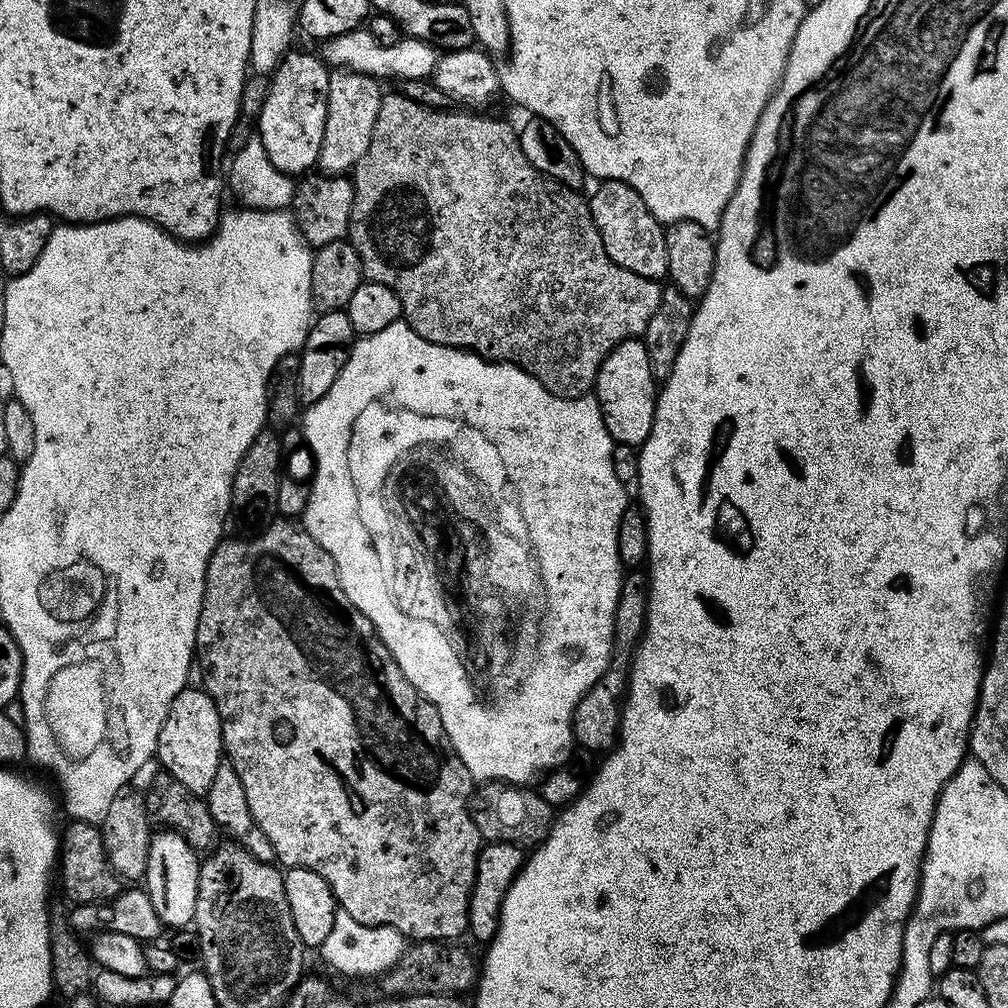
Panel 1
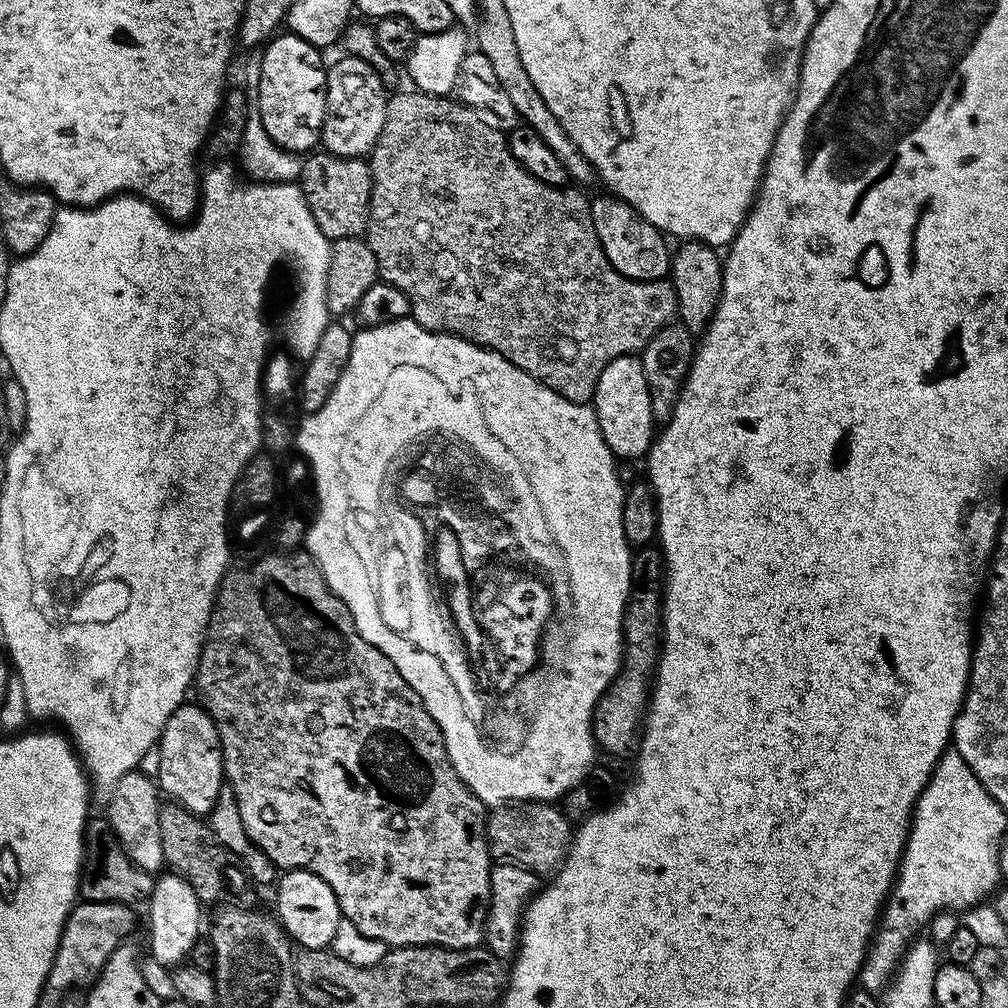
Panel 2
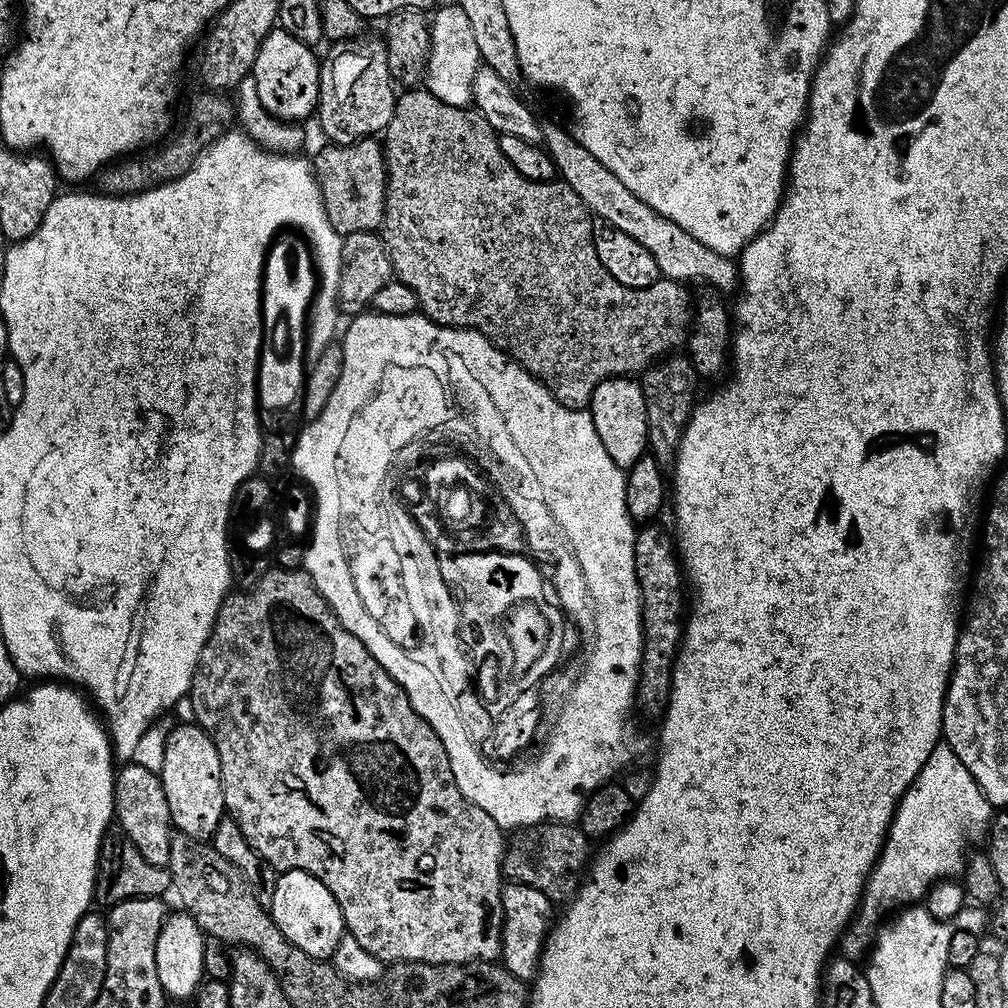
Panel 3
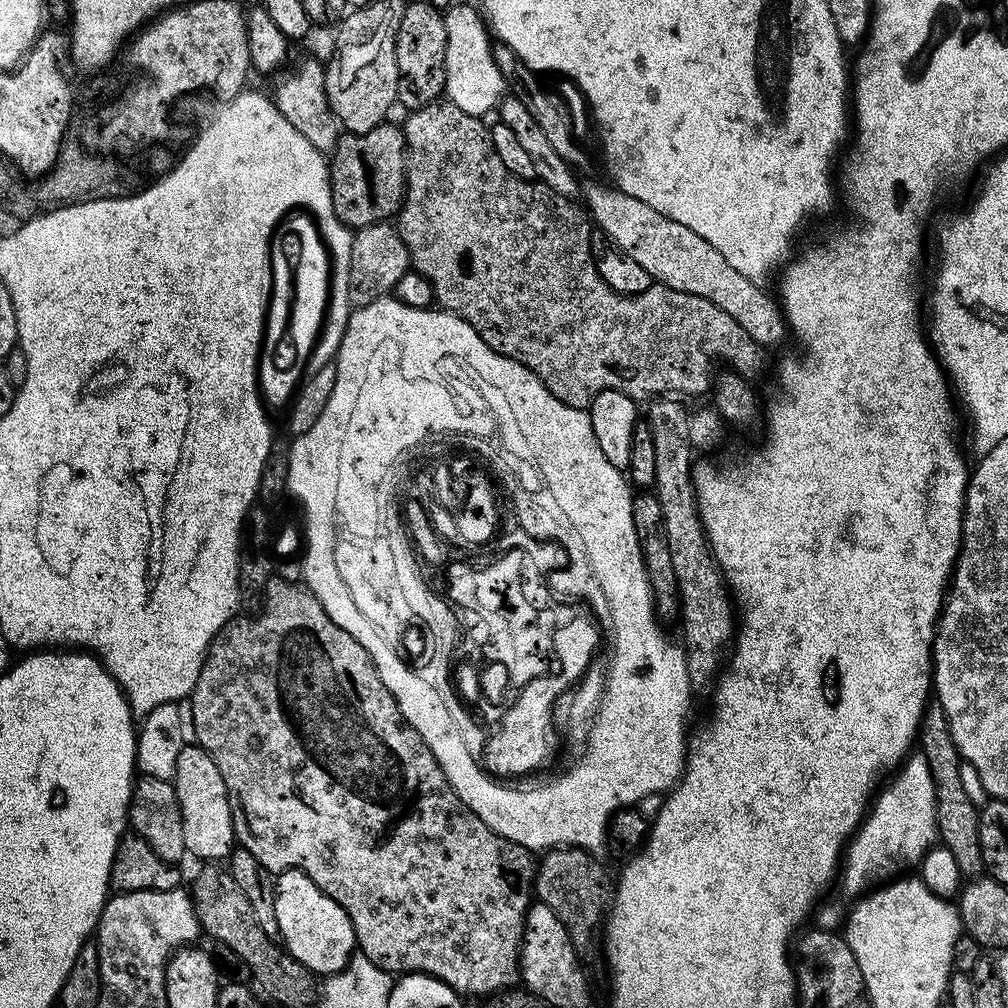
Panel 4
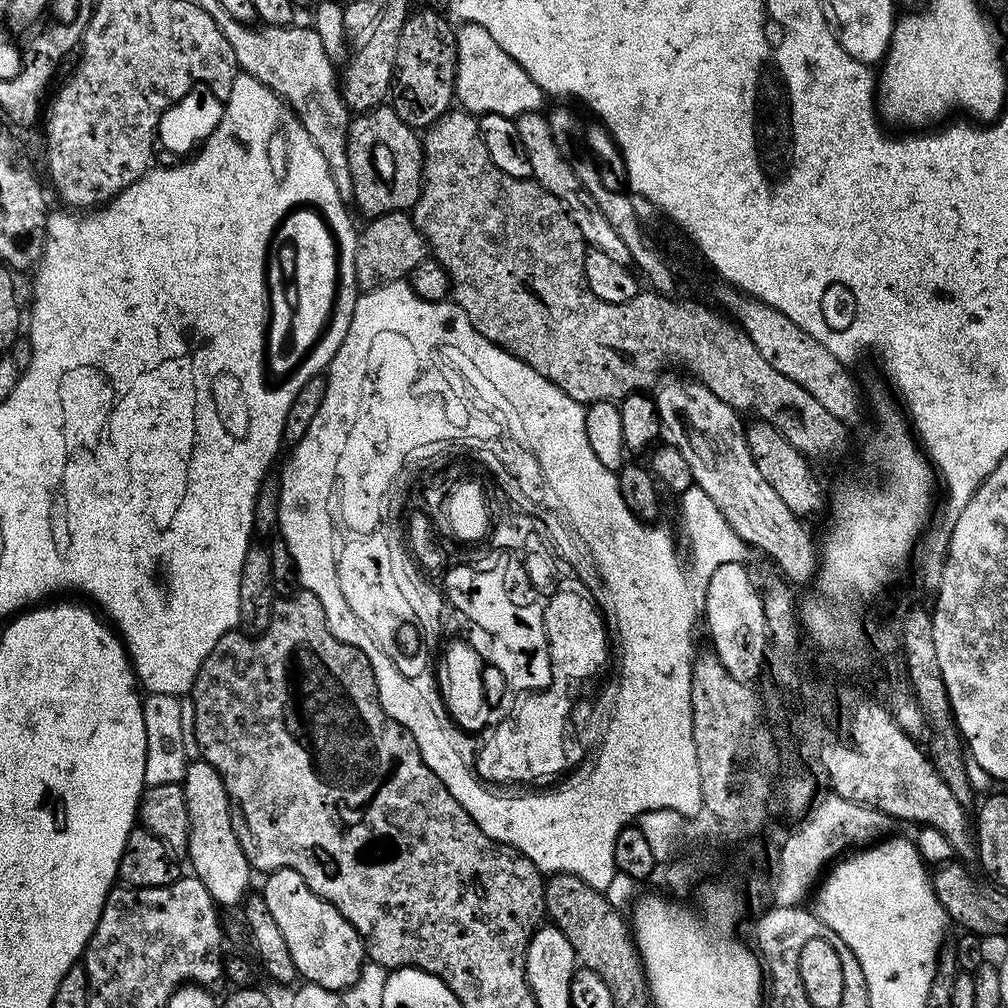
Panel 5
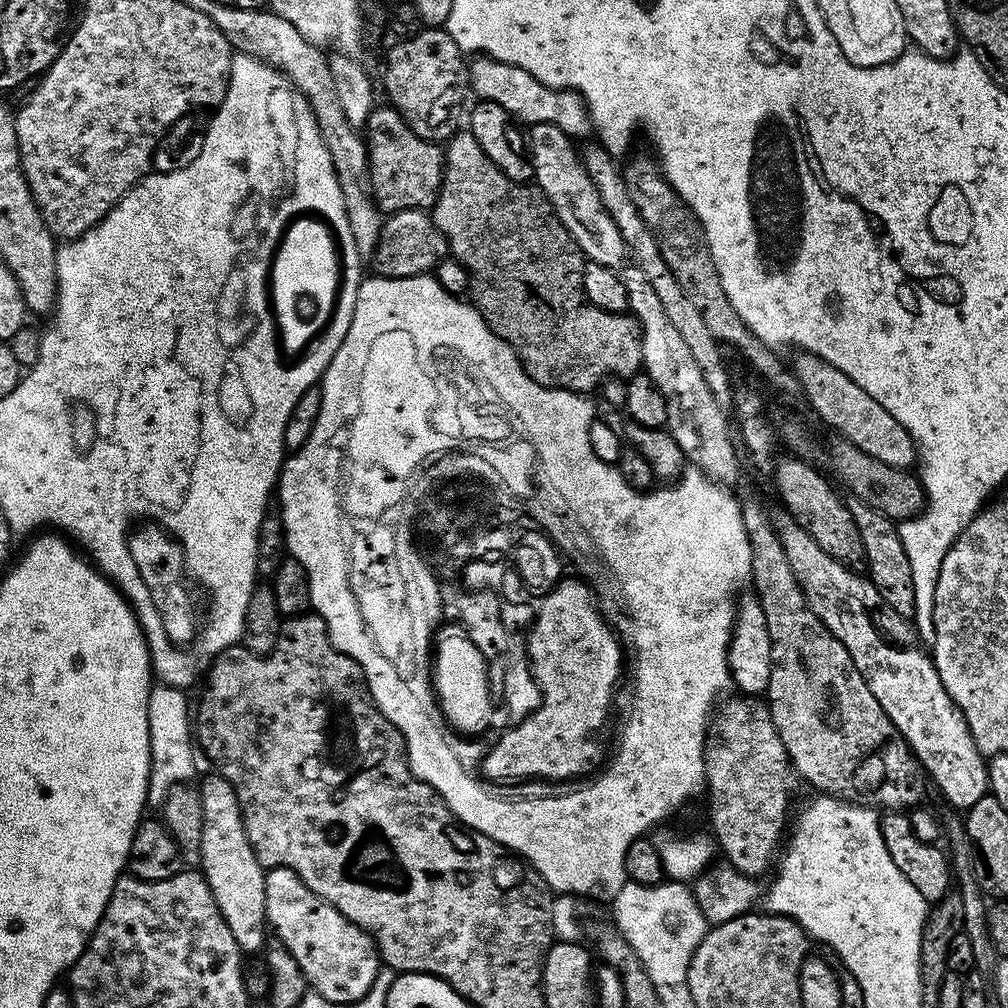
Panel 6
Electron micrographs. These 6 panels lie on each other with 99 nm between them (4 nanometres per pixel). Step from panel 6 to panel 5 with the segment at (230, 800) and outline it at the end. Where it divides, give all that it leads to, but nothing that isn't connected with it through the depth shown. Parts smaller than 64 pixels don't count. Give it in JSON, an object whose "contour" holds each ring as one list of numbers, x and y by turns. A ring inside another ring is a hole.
{"contour":[[202,758,189,763,182,781,186,794,186,810,190,814,190,846,187,863,192,864,191,875,197,876,210,890,210,898,221,909,243,905,249,895,248,883,254,877,254,869,234,834,232,807,228,791,214,766]]}

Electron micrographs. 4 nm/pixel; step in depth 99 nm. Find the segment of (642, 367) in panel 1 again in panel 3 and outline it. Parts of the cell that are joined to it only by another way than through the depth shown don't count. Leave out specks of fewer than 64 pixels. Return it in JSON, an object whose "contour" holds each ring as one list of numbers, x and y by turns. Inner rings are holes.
{"contour":[[609,376,594,390,590,405,594,430,606,446,606,454,614,458,621,470,627,470,649,451,646,430,646,398,639,379,632,376]]}

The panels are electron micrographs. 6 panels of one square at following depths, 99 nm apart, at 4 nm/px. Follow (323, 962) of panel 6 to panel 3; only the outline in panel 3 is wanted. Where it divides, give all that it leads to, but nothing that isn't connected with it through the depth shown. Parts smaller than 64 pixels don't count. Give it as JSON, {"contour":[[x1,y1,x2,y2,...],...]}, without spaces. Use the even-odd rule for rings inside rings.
{"contour":[[289,868,277,876,280,877,272,888,272,923,284,935,285,940,307,956,313,956,316,960,331,957,339,949,346,932,340,903,334,898,334,894,330,894,328,887,309,872]]}

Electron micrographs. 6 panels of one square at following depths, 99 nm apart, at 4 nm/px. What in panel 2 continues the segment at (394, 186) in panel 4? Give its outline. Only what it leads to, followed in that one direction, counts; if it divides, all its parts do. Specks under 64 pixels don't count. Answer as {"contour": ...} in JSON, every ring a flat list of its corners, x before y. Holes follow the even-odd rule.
{"contour":[[313,151,304,160,298,183,304,191,304,201,310,206,310,214,314,214,314,222,318,222,318,230,328,240,363,237,367,233,372,193,372,169,367,159]]}

